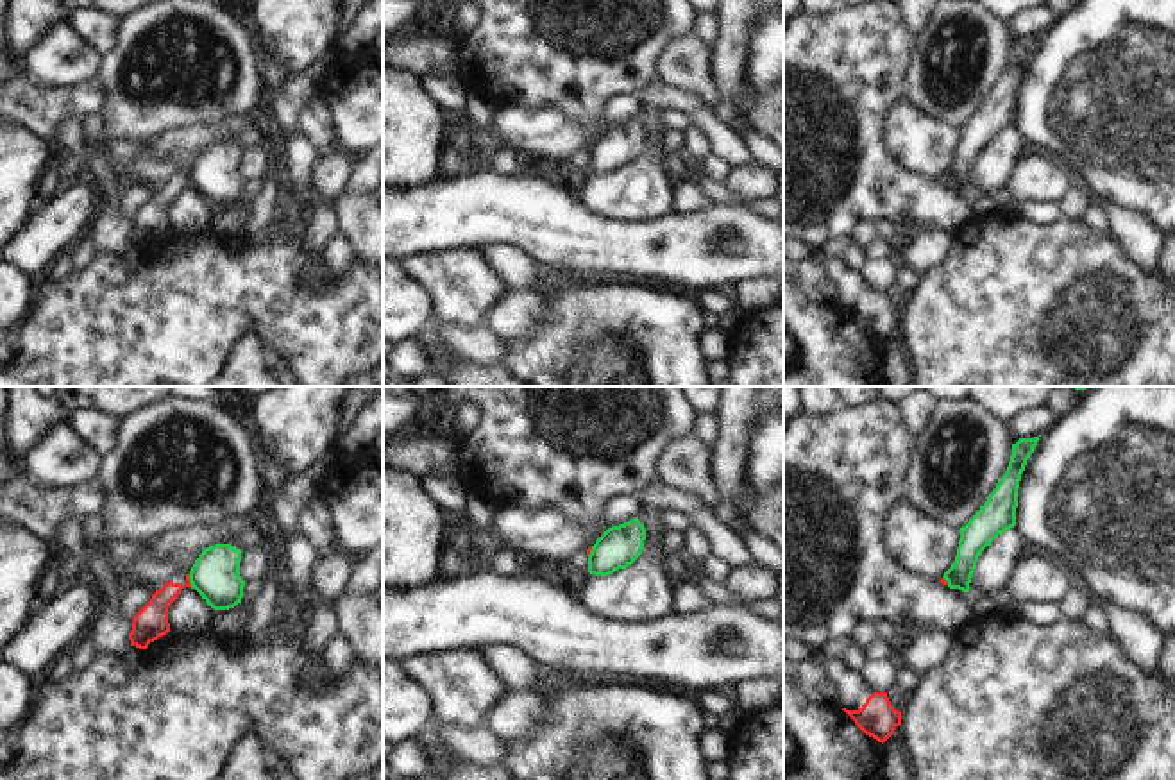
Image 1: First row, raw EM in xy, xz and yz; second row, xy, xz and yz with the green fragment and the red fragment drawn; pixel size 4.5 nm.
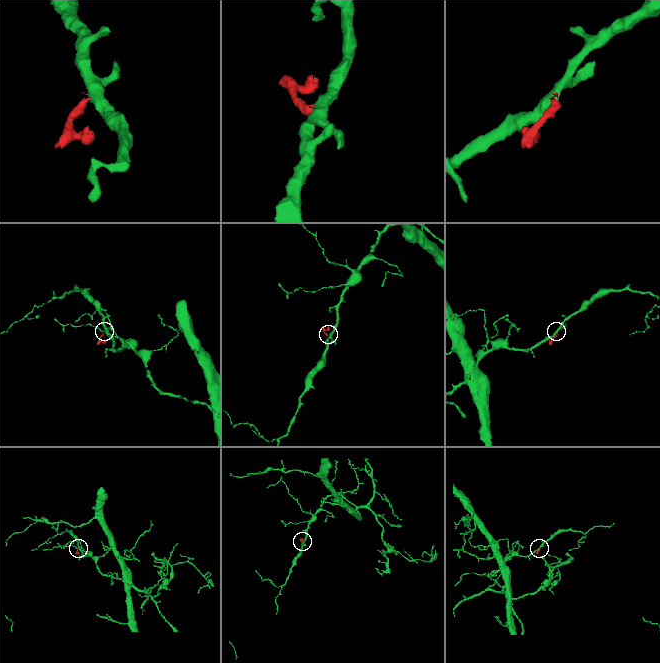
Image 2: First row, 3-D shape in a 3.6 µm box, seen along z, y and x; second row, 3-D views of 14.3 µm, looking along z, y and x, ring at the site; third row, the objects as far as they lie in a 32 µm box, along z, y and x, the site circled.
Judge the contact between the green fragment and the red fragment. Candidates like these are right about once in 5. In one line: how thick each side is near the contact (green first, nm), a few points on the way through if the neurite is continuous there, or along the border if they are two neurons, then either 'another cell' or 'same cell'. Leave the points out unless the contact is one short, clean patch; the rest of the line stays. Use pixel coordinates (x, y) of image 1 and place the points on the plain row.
220 nm thick on the green side, 140 nm on the other; border along xy (186, 174), (192, 185); another cell

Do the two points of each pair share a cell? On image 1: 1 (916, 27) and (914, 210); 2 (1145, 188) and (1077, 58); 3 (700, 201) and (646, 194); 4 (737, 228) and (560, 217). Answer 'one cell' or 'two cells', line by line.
1: two cells
2: one cell
3: two cells
4: one cell

